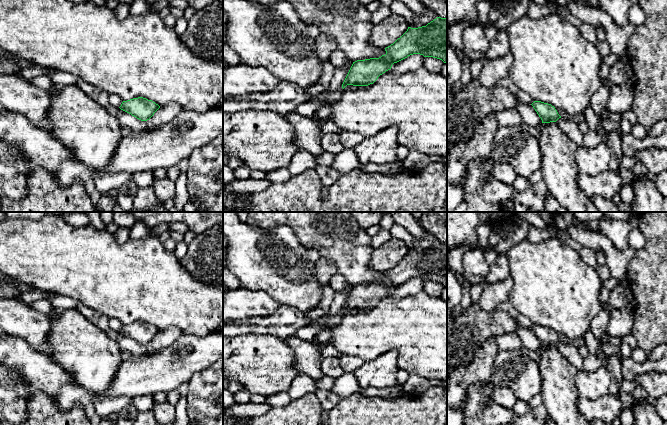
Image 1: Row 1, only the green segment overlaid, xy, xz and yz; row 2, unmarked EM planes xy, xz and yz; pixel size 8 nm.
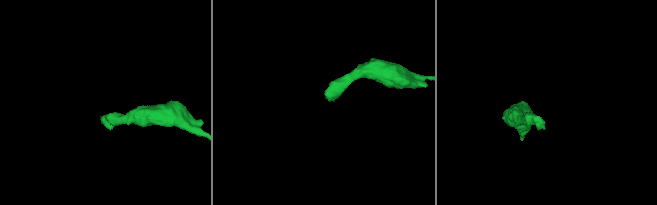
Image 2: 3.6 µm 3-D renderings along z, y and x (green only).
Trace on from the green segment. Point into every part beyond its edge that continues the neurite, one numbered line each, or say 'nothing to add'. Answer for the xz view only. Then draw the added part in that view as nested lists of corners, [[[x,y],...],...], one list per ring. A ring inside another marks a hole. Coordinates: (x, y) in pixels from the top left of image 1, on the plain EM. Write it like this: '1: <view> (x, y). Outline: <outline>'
1: xz (335, 320). Outline: [[[342,310],[339,311],[336,315],[332,316],[327,323],[324,324],[323,327],[331,329],[334,326],[337,326],[341,323],[343,316]]]

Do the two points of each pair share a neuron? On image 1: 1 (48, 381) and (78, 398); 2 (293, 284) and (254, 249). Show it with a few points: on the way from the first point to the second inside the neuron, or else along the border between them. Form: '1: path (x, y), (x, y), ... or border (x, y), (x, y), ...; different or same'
1: border (77, 383), (66, 383), (51, 396); different
2: path (283, 274), (269, 260), (264, 259); same

